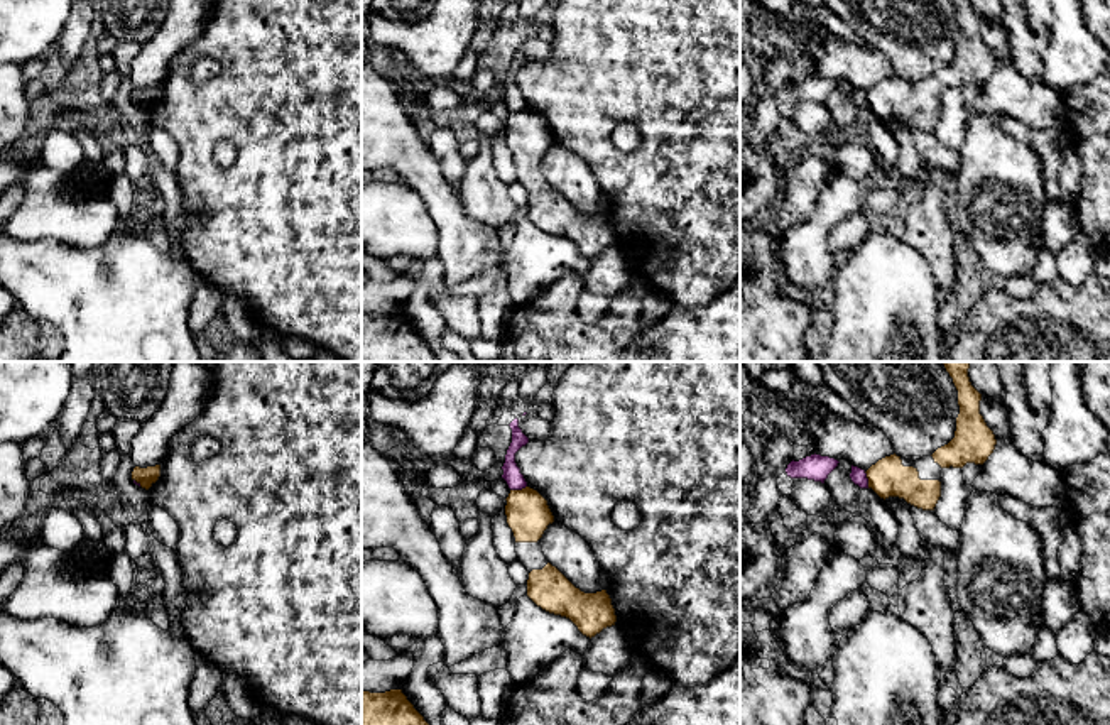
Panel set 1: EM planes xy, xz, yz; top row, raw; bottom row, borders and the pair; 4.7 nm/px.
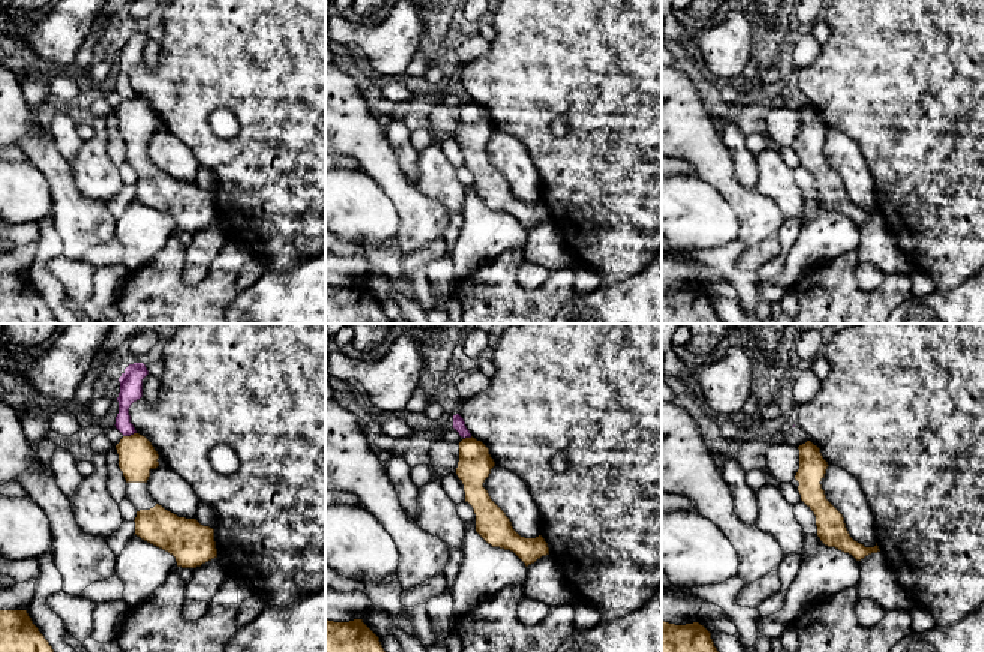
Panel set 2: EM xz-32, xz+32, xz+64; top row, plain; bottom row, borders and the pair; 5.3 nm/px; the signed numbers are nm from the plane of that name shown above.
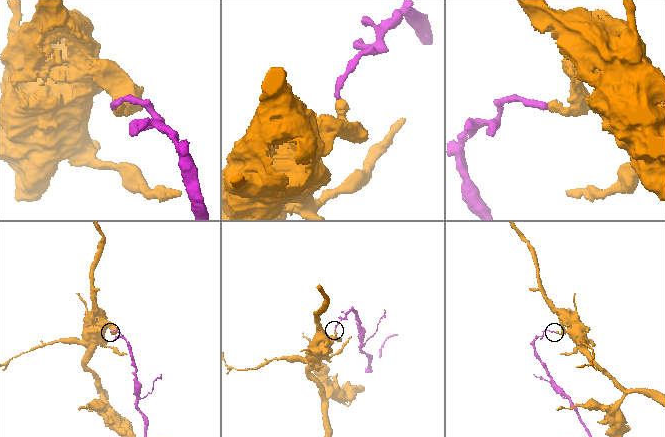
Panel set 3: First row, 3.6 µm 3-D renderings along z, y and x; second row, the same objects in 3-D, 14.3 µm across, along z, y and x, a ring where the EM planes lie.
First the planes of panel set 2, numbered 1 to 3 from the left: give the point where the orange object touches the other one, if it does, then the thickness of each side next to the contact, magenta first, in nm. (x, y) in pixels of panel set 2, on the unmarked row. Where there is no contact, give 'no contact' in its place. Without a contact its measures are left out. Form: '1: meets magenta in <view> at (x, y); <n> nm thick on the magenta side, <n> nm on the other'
1: meets magenta in xz-32 at (129, 99); 130 nm thick on the magenta side, 200 nm on the other
2: meets magenta in xz+32 at (467, 101); 70 nm thick on the magenta side, 180 nm on the other
3: no contact

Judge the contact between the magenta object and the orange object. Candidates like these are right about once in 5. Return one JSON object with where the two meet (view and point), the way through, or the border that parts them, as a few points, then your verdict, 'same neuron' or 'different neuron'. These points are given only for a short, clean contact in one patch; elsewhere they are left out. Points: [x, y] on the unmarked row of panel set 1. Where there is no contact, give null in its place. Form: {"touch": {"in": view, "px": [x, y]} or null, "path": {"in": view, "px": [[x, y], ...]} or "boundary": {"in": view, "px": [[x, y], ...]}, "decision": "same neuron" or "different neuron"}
{"touch": {"in": "xz", "px": [517, 110]}, "boundary": {"in": "xz", "px": [[526, 107], [511, 112]]}, "decision": "different neuron"}

